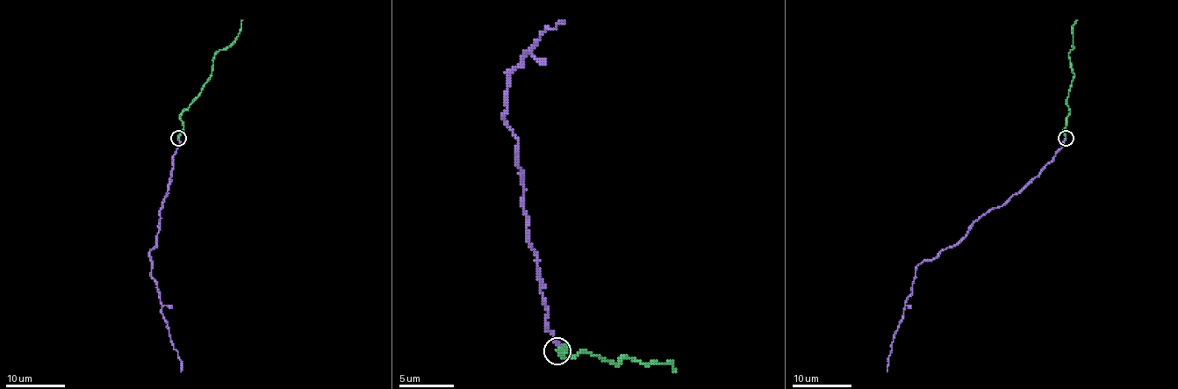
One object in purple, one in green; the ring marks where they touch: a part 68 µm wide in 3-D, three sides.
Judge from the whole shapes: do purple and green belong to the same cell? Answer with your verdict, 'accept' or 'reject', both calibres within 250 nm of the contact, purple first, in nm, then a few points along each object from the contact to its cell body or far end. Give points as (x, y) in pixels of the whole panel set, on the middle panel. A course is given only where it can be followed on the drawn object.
accept; calibres 150 and 170 nm; course purple (556, 349), (537, 252), (526, 230), (518, 138), (504, 118), (506, 72), (545, 29), (561, 20); course green (556, 349), (567, 349), (561, 353), (567, 358), (592, 353), (616, 366), (624, 356), (673, 363), (676, 371)

